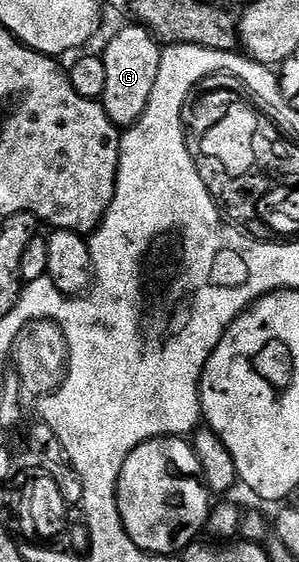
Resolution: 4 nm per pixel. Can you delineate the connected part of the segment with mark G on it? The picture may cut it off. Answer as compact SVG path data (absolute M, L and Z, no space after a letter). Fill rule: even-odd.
M123 25L119 32L107 43L107 52L102 52L105 61L105 93L102 105L109 121L113 121L120 129L132 127L145 113L145 105L149 105L149 97L153 97L153 85L157 85L157 69L163 56L161 44L152 32L138 25Z

